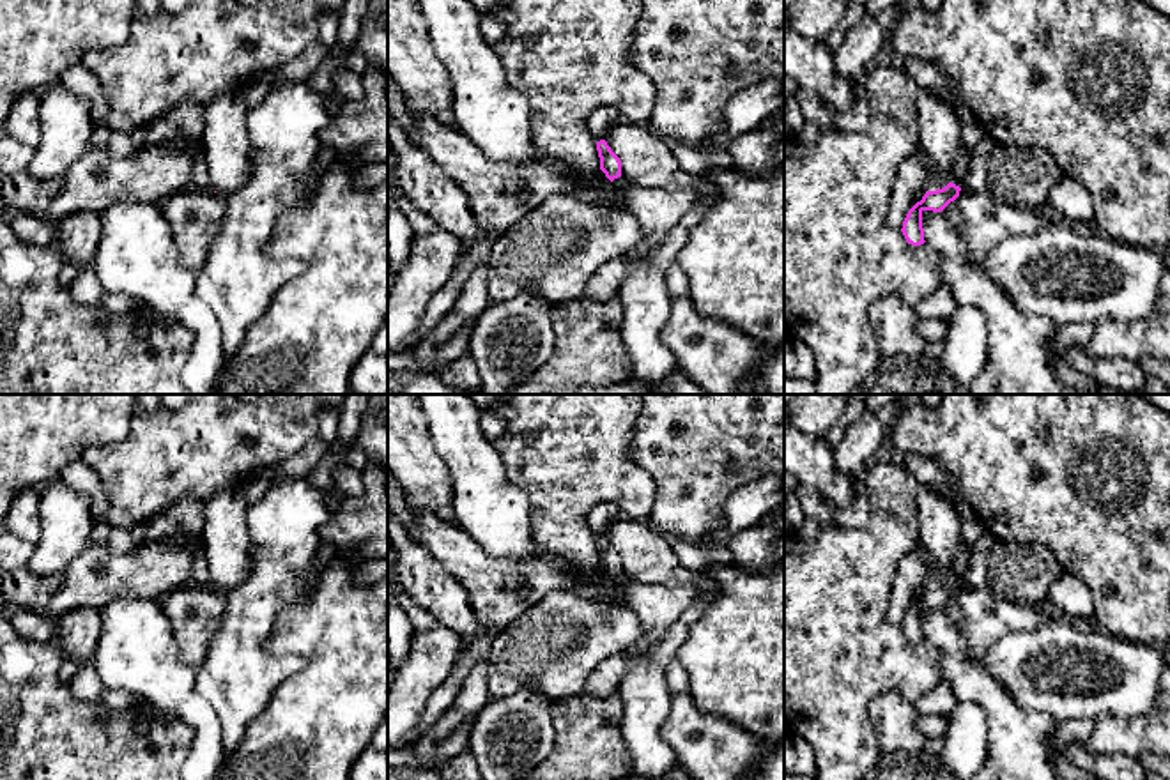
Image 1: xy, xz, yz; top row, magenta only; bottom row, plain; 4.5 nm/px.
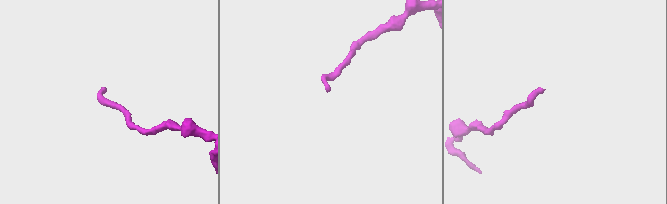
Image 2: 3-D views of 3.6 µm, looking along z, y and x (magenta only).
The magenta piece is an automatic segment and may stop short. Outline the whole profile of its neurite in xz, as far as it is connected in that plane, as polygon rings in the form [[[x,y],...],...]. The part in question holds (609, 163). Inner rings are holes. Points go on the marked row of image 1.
[[[605,140],[597,141],[597,150],[600,157],[600,170],[605,173],[605,177],[612,182],[614,179],[621,177],[621,161],[620,157],[611,150]]]

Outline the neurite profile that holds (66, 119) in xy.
[[[57,83],[41,92],[39,117],[42,136],[27,173],[42,180],[62,177],[90,147],[90,101]]]

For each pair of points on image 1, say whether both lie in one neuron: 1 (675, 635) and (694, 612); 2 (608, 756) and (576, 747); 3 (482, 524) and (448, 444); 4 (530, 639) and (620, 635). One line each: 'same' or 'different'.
1: same
2: same
3: same
4: same

